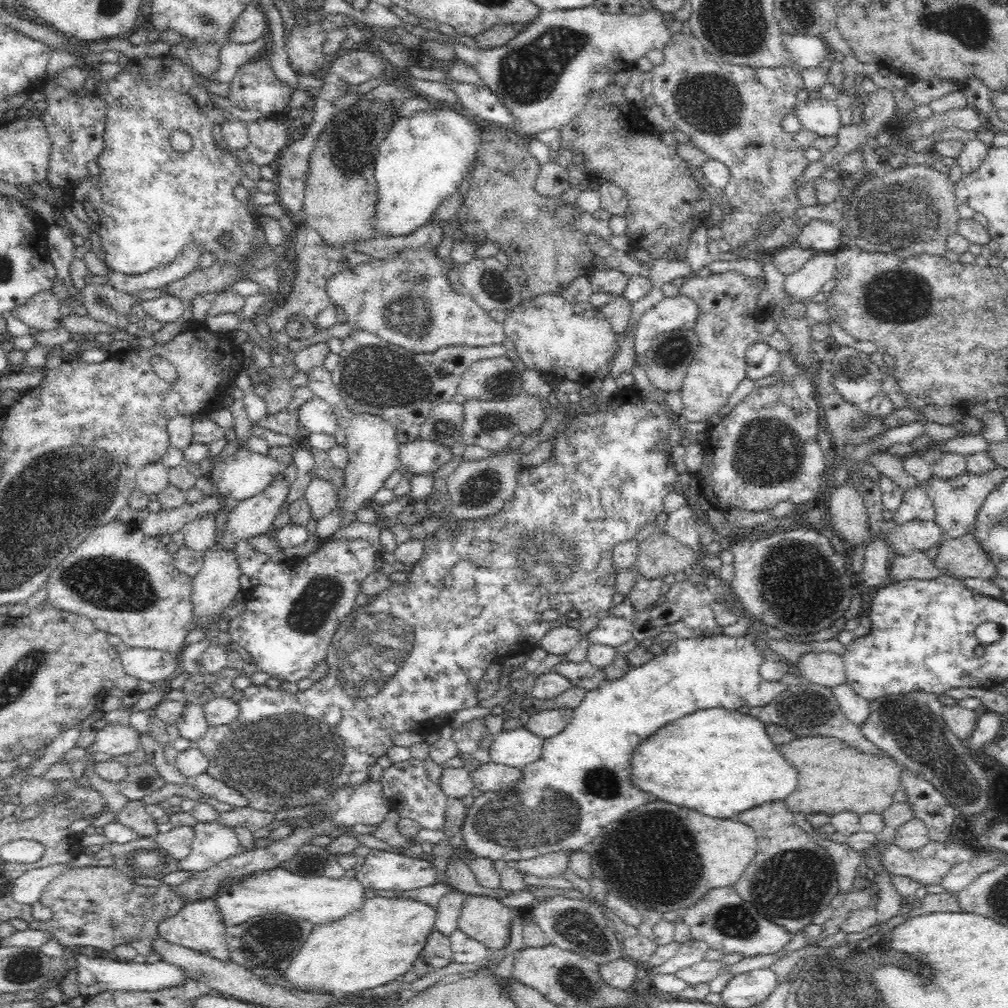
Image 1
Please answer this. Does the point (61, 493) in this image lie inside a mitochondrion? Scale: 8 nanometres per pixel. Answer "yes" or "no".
yes

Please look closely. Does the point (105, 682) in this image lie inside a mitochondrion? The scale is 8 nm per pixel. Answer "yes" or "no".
no

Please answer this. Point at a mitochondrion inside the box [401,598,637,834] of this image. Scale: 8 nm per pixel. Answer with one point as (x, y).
(603, 782)

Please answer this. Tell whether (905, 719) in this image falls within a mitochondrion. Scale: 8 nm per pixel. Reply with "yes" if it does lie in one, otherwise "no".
yes

